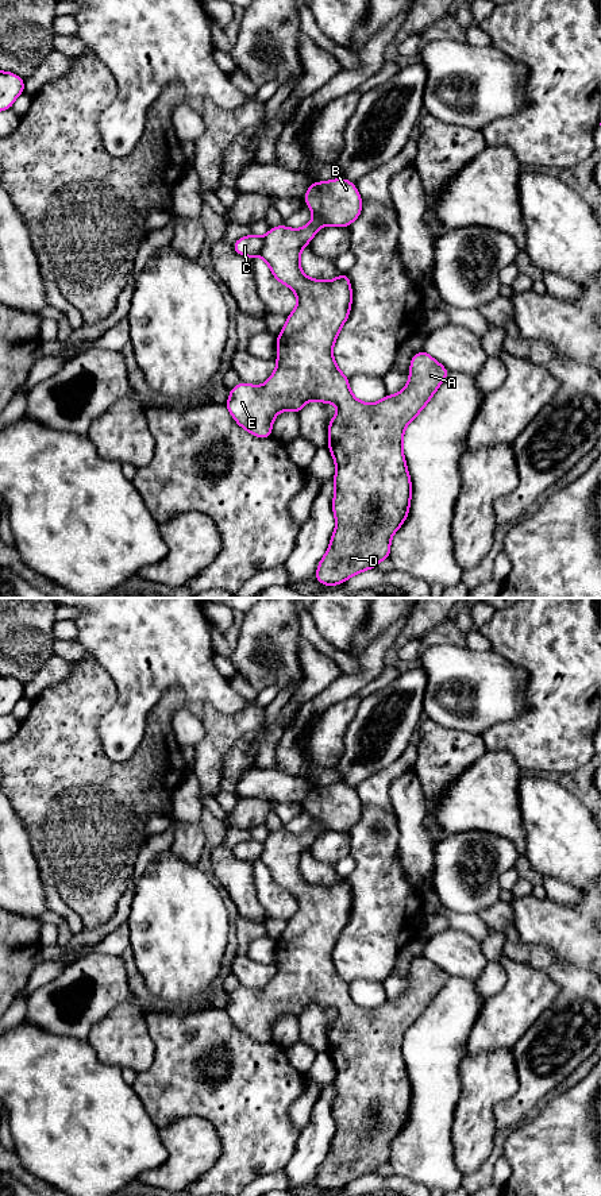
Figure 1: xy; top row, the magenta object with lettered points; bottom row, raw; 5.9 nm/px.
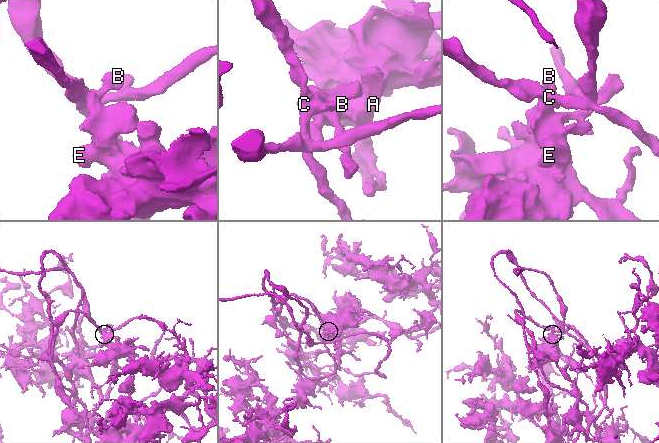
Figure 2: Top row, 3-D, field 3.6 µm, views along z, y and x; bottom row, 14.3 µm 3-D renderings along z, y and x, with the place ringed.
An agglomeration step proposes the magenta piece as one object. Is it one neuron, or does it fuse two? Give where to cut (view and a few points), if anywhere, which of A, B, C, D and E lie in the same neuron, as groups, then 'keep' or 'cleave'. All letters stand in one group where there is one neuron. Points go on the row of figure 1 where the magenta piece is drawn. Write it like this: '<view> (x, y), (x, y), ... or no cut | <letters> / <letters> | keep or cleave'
no cut | A B C D E | keep

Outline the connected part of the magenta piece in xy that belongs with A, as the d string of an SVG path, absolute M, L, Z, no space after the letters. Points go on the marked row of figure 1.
M335 178L325 182L313 181L304 196L304 202L311 208L313 219L303 228L273 227L265 238L250 234L232 244L239 255L251 259L261 255L274 278L296 293L297 306L277 336L278 355L274 373L262 386L240 382L232 387L226 408L239 427L266 439L271 437L274 417L281 410L293 410L298 414L311 400L338 405L338 413L328 424L327 445L336 464L332 499L336 526L316 570L316 580L320 585L338 586L355 574L375 568L381 560L390 556L390 539L409 513L412 494L402 452L402 435L450 371L425 351L420 351L412 356L409 381L398 394L388 394L374 404L365 404L352 396L348 378L338 369L332 355L336 337L351 310L350 278L342 273L334 281L307 277L300 269L300 252L321 225L347 228L359 217L363 201L354 182Z

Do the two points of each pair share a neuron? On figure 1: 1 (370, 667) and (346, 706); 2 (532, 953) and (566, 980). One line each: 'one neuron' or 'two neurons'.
1: two neurons
2: one neuron

